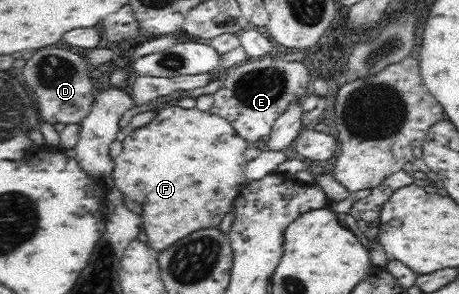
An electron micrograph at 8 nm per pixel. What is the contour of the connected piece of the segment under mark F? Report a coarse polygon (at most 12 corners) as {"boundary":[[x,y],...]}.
{"boundary":[[167,105],[122,143],[113,190],[156,251],[218,227],[248,182],[223,117]]}

